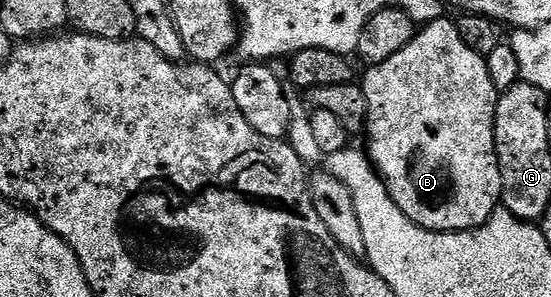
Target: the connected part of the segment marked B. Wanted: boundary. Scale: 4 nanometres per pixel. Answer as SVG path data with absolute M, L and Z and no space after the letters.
M441 18L423 25L417 31L415 38L394 58L386 58L386 62L371 65L367 69L364 80L362 76L362 87L366 94L366 106L368 107L368 118L366 121L366 137L368 136L368 148L366 155L372 161L373 168L380 174L384 181L390 198L414 222L418 227L425 228L427 232L469 232L471 228L480 228L492 217L492 211L500 204L500 163L496 153L496 135L494 134L494 122L496 121L496 102L498 93L494 82L490 82L490 70L485 57L479 56L466 42L462 42L462 34L458 34L455 23L448 18Z

